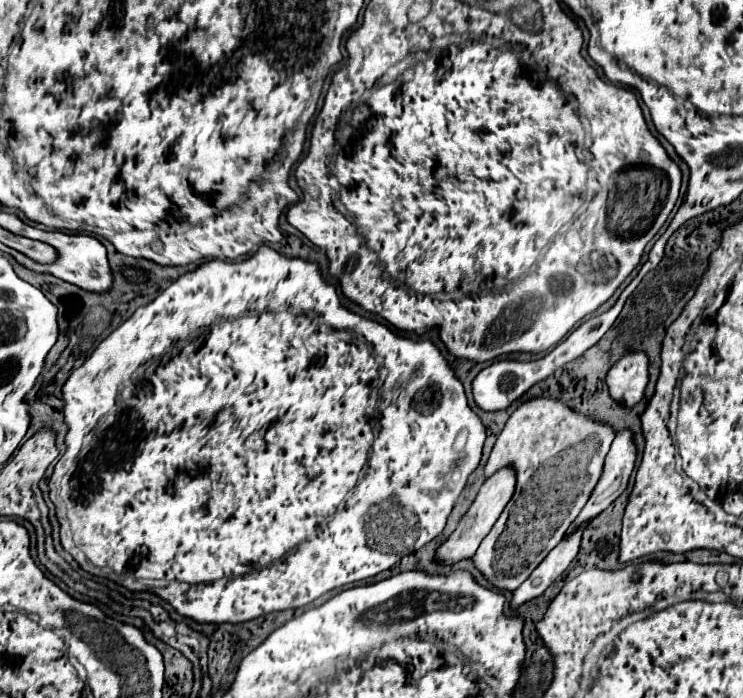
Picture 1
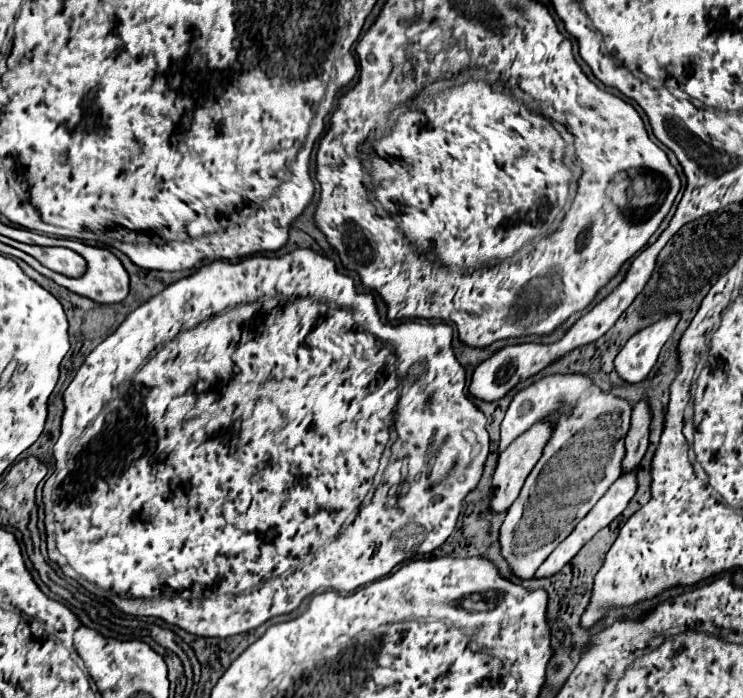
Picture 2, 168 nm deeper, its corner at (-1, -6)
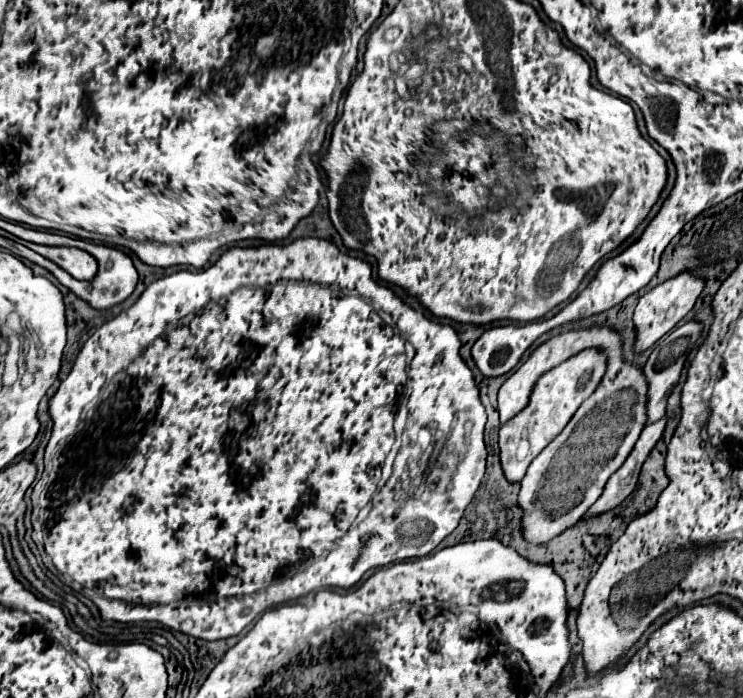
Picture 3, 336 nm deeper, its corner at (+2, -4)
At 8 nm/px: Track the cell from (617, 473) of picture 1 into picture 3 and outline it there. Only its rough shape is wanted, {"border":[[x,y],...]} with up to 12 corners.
{"border":[[698,322],[658,340],[646,366],[646,426],[664,416]]}

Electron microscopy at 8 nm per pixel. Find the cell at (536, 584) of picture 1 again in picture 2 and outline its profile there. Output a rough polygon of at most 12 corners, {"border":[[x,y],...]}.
{"border":[[637,470],[619,476],[601,504],[541,564],[535,578],[553,576],[579,548],[627,508]]}

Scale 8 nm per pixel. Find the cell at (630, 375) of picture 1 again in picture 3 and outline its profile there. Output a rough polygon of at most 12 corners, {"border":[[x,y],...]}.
{"border":[[692,272],[646,292],[634,310],[642,354],[694,308],[704,288]]}

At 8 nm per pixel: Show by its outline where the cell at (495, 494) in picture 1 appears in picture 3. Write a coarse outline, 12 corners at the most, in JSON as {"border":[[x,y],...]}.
{"border":[[584,350],[546,372],[500,428],[500,464],[520,482],[606,370]]}

